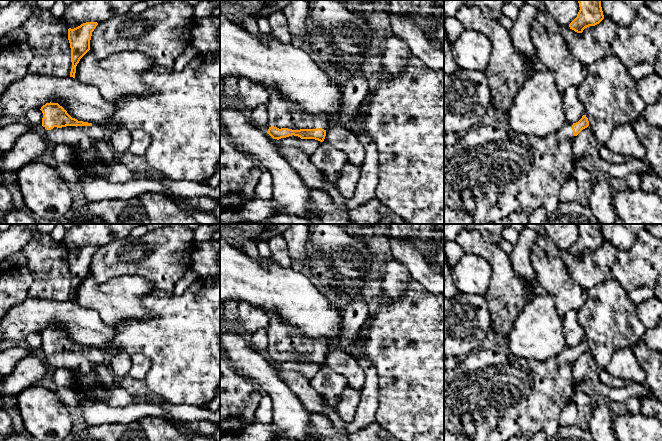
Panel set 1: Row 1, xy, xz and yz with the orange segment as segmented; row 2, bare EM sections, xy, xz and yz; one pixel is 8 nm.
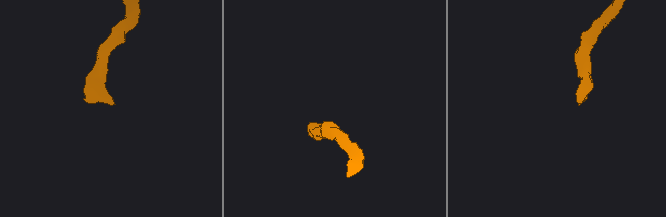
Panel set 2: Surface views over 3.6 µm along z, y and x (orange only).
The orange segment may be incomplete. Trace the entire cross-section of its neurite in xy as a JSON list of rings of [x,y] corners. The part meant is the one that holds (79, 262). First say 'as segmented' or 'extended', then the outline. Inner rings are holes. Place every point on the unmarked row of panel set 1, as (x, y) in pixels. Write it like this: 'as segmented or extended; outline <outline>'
as segmented; outline [[[86,246],[74,253],[68,253],[68,264],[71,272],[72,286],[70,301],[75,302],[77,288],[80,283],[90,274],[92,256],[97,249],[97,246]]]

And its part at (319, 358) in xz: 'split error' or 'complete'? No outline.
split error

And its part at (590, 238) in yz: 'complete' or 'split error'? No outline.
complete

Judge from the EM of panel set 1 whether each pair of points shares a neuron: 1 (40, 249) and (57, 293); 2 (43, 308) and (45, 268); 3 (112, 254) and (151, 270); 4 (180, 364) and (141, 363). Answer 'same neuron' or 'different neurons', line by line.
1: same neuron
2: different neurons
3: same neuron
4: different neurons

